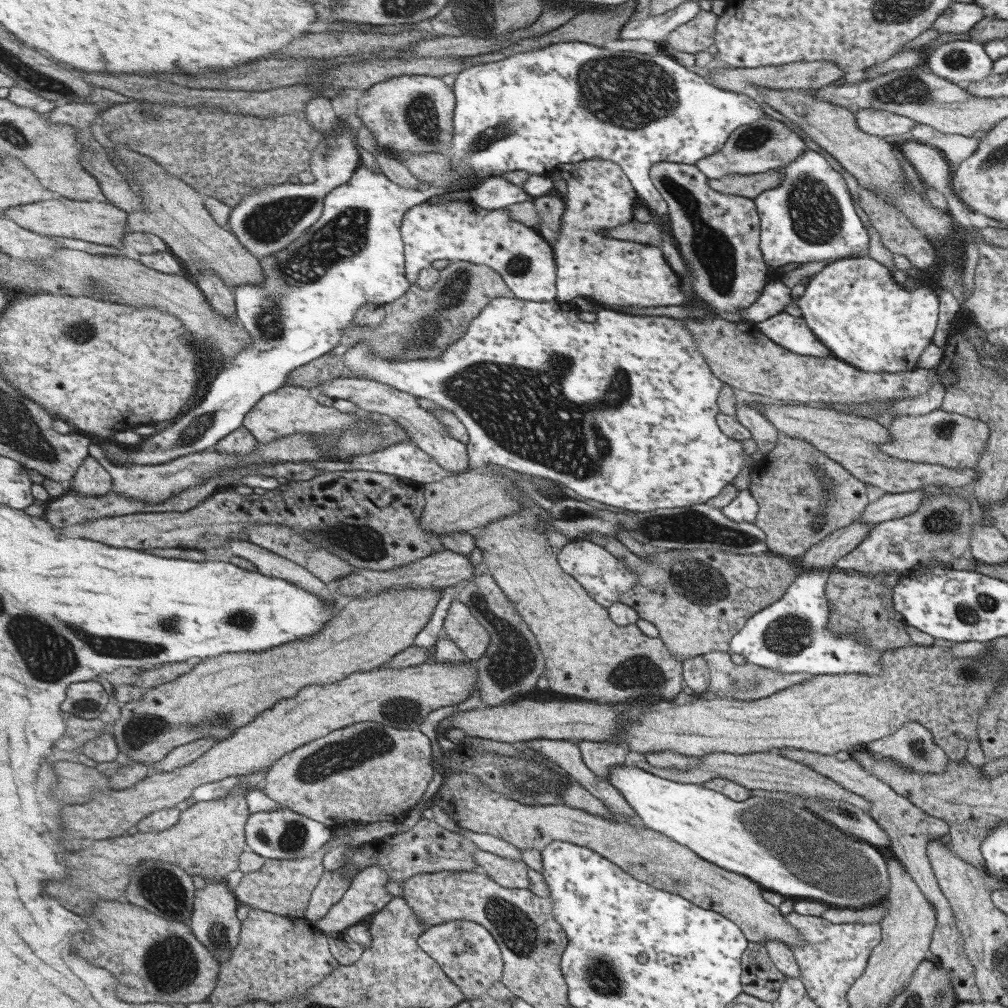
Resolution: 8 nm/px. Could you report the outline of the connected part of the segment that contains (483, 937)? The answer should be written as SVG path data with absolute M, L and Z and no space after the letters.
M449 920L443 924L429 926L419 936L419 946L441 966L441 970L453 980L453 984L461 988L465 1000L487 994L485 990L491 986L491 982L501 980L503 976L505 962L501 960L501 948L497 940L487 928L471 920Z

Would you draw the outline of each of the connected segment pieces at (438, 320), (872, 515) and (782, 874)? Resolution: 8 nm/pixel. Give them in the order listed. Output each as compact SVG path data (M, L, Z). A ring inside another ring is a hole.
M449 262L447 268L439 270L439 280L429 288L419 288L411 284L409 290L391 304L381 304L385 318L379 326L359 326L351 328L357 334L357 346L365 344L373 358L381 360L433 360L439 358L451 344L461 340L477 314L493 298L513 298L513 292L505 280L493 272L489 266L477 266L467 262Z
M923 490L901 492L901 494L883 494L875 502L867 504L867 508L865 508L865 512L859 520L861 522L871 522L875 526L879 522L899 520L903 516L909 516L909 514L917 512L917 508L923 504L925 496L927 494Z
M617 766L611 770L611 776L607 780L625 796L625 800L637 812L637 818L643 822L645 828L661 832L669 840L691 848L697 856L711 864L717 864L719 868L747 876L749 880L757 882L763 892L775 892L791 900L819 902L835 910L873 908L877 904L885 904L889 896L889 850L865 844L865 840L855 840L853 836L849 836L849 832L835 828L833 824L817 818L813 812L797 808L791 802L775 798L763 800L755 794L751 794L749 800L735 802L733 798L709 790L703 784L697 786L685 782L671 782L641 768Z

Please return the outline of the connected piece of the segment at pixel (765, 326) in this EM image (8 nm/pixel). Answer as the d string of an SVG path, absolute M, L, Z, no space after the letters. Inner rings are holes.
M779 312L759 322L757 330L763 332L775 344L795 354L813 356L813 358L831 358L829 348L825 348L825 344L817 340L817 336L811 332L811 328L805 324L803 318L793 318L785 312Z

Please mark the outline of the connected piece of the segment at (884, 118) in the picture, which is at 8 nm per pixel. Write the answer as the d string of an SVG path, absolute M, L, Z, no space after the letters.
M865 108L865 110L853 112L853 114L855 114L855 122L857 122L859 130L863 130L871 136L879 136L879 138L901 136L901 134L905 134L917 126L913 120L885 112L885 110Z

